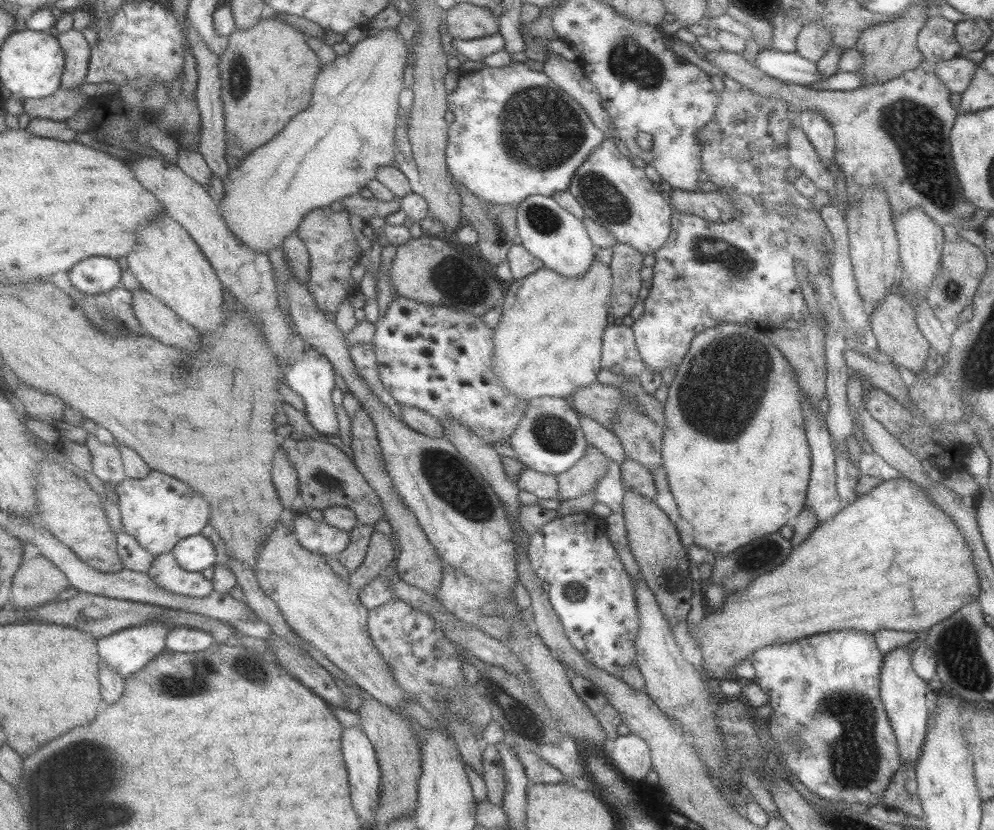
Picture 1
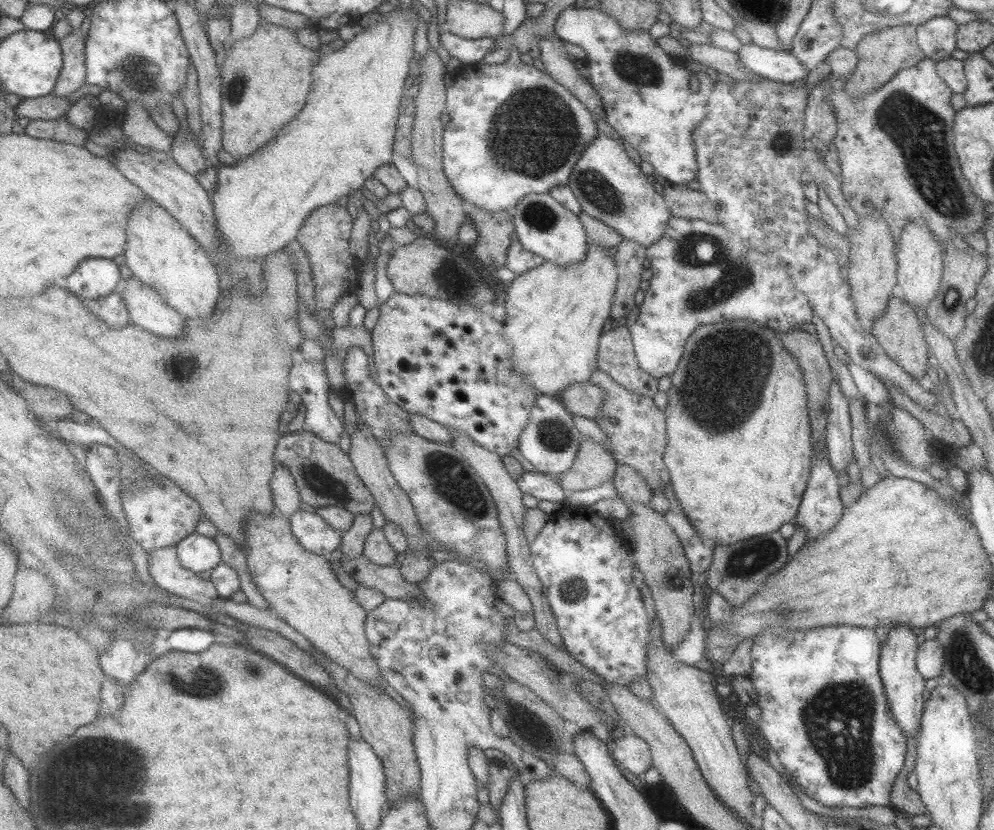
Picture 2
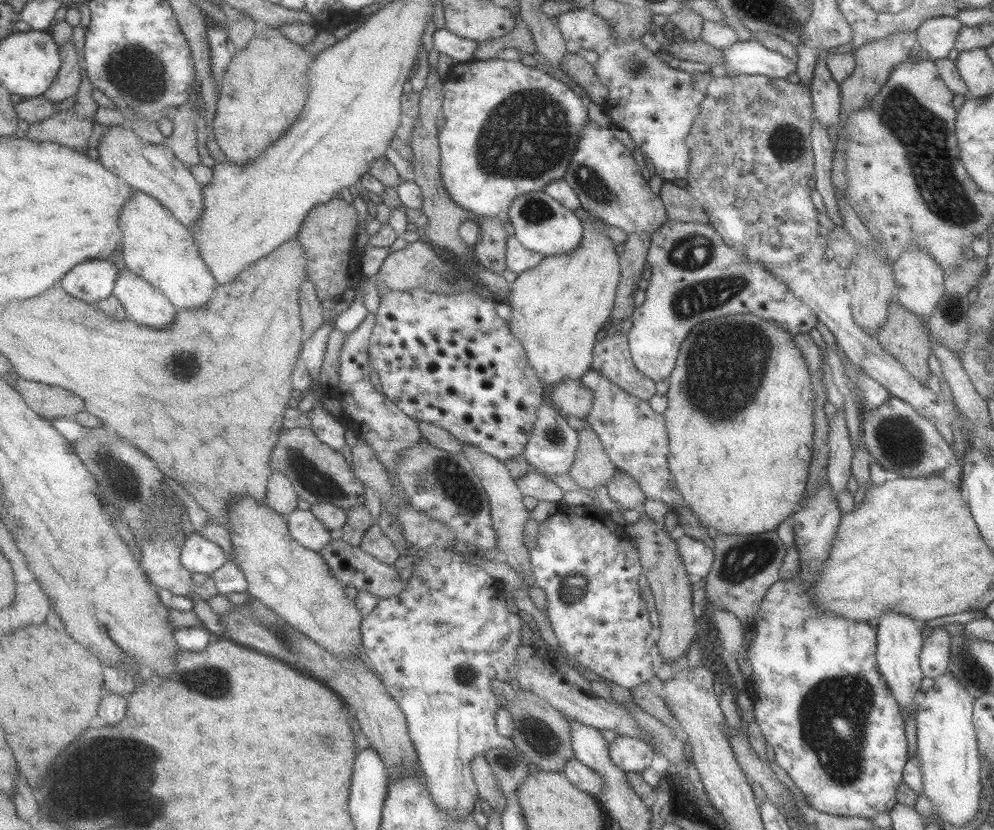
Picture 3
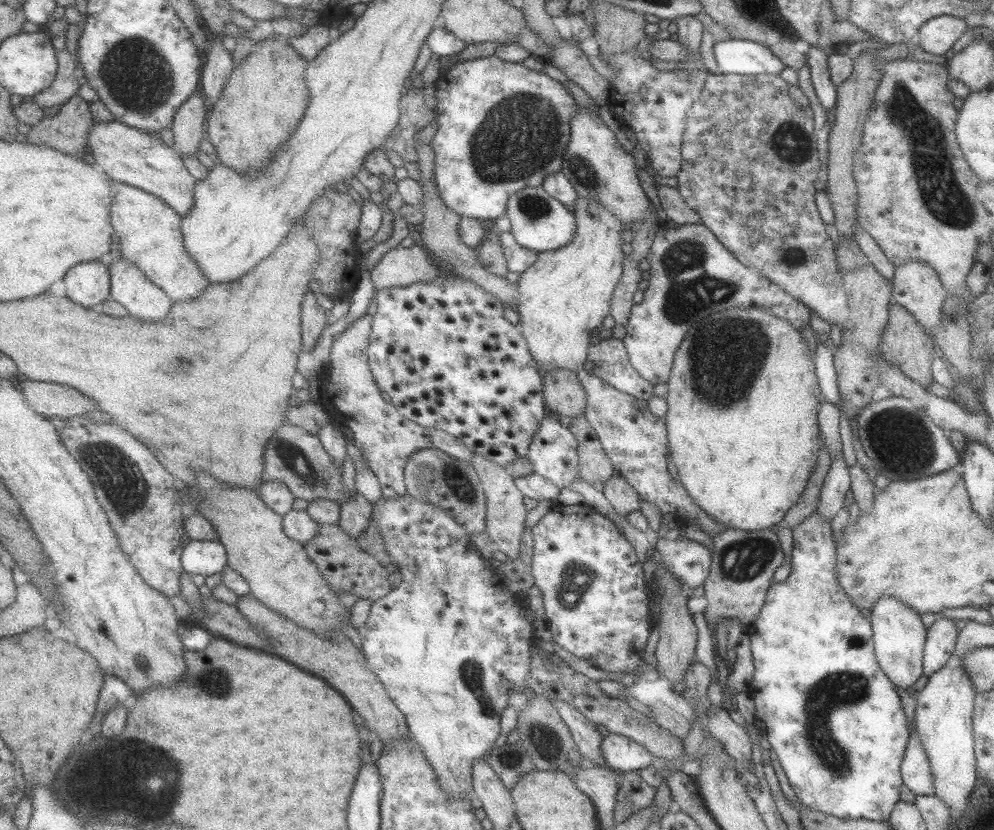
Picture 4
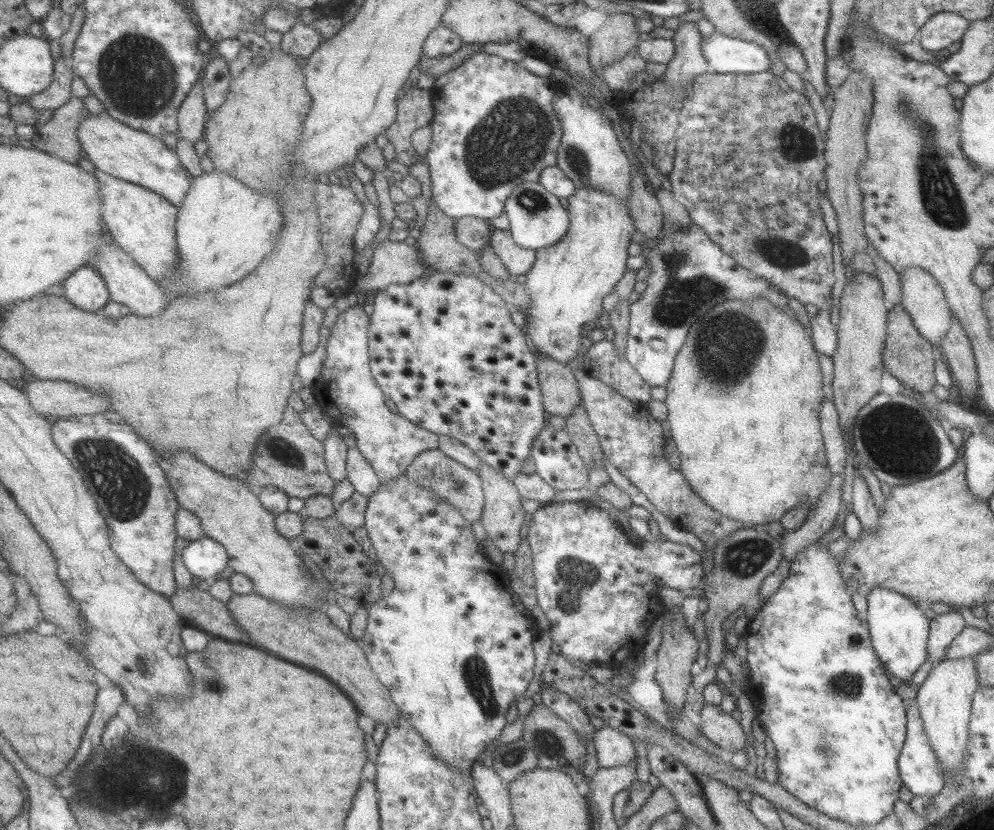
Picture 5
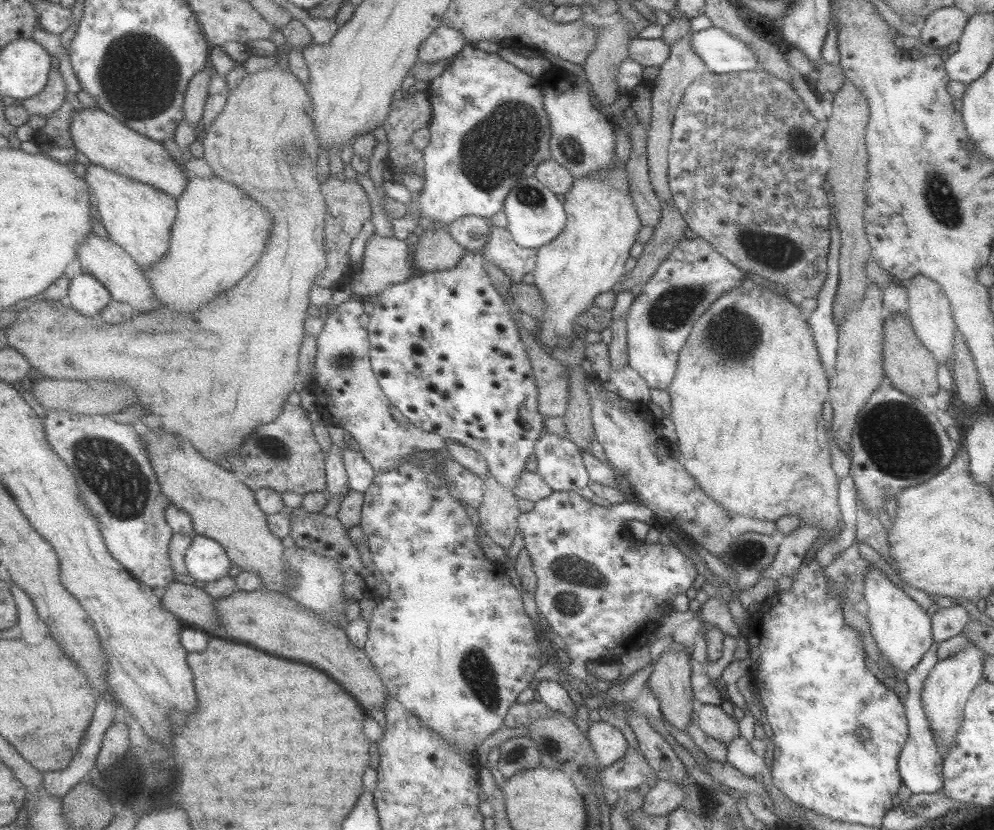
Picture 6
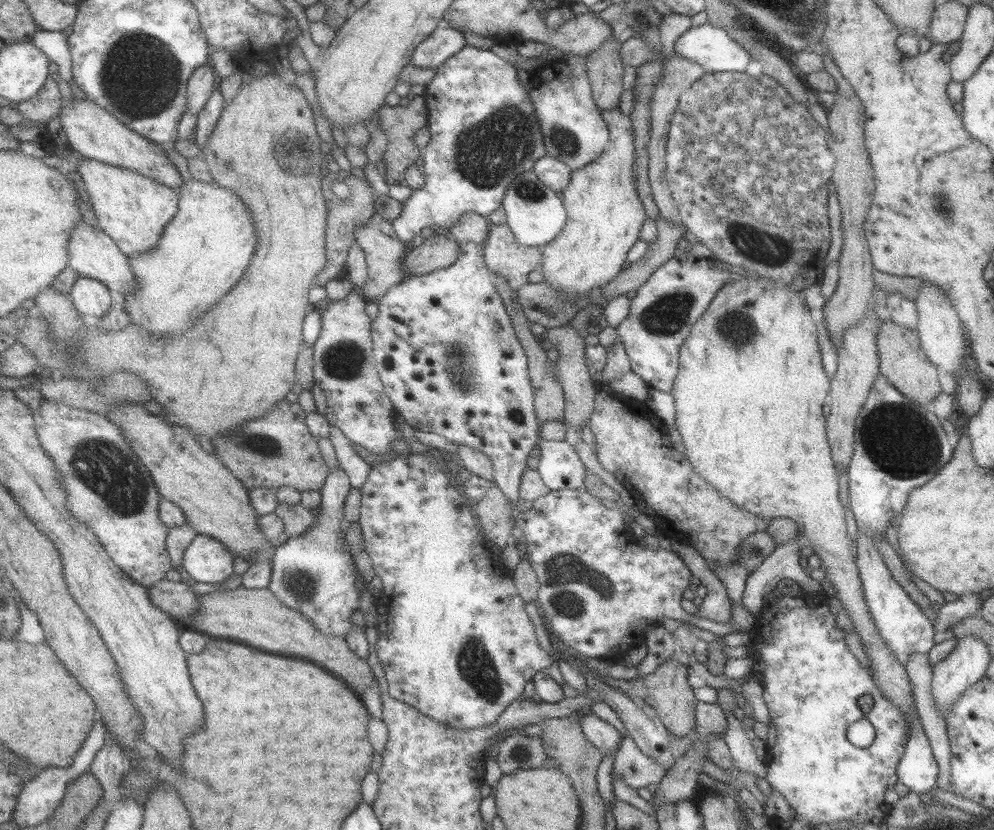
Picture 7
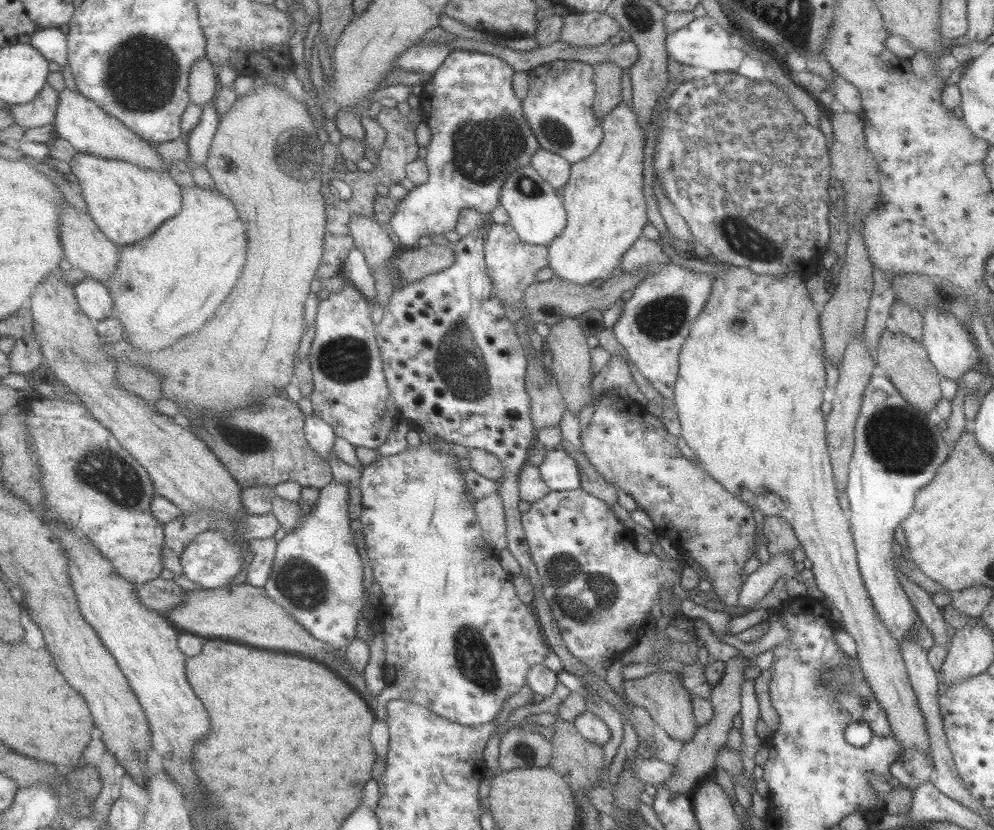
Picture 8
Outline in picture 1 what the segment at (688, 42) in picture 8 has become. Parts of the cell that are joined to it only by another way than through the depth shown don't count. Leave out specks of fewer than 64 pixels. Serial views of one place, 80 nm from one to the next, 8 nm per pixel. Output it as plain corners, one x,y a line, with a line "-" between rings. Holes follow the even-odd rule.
760,48
750,61
767,76
781,82
807,86
827,78
817,73
815,63
805,60
795,51
786,53

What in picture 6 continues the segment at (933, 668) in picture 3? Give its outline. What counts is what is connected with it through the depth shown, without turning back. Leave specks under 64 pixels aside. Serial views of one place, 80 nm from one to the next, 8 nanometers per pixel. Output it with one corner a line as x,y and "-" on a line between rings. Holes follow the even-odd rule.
961,605
937,608
930,618
932,640
939,644
941,641
959,634
968,621
967,618
967,609

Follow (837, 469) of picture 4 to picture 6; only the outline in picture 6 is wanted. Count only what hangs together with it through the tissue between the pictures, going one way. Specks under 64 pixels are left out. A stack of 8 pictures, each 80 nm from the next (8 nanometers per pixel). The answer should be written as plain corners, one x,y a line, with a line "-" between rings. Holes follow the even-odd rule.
801,524
787,536
779,537
778,549
772,561
762,570
759,581
777,581
780,576
795,577
803,556
811,543
820,536
820,528
814,524

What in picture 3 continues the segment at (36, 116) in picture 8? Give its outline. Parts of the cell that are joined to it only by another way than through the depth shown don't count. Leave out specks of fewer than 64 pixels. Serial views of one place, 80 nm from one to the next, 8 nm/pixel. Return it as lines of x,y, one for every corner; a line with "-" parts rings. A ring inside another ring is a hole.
68,42
60,47
63,64
58,77
51,88
44,94
44,98
51,102
63,102
71,96
79,94
81,84
83,84
83,74
81,74
81,62
75,46

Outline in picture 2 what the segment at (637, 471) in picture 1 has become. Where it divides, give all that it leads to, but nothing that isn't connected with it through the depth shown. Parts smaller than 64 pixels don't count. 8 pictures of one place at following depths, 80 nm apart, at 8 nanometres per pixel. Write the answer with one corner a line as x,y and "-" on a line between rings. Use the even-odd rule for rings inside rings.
618,464
612,478
612,485
618,498
623,502
631,500
649,504
652,491
648,489
643,477
639,476
633,467

